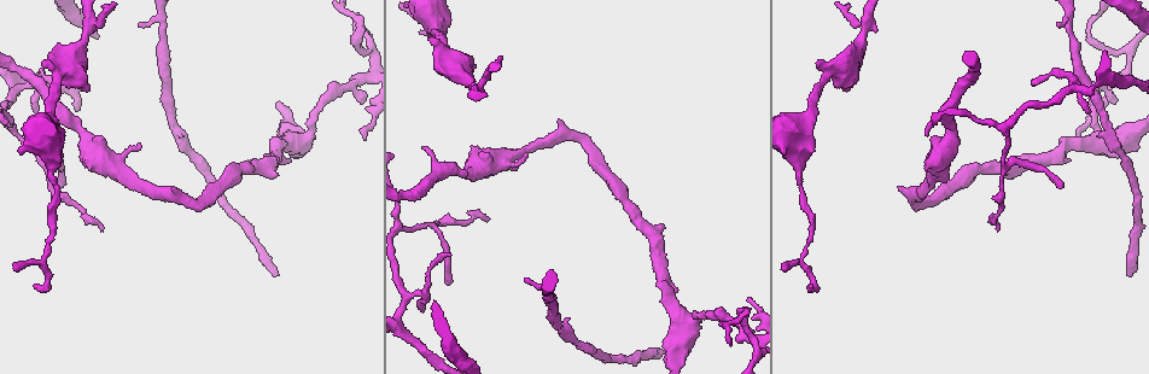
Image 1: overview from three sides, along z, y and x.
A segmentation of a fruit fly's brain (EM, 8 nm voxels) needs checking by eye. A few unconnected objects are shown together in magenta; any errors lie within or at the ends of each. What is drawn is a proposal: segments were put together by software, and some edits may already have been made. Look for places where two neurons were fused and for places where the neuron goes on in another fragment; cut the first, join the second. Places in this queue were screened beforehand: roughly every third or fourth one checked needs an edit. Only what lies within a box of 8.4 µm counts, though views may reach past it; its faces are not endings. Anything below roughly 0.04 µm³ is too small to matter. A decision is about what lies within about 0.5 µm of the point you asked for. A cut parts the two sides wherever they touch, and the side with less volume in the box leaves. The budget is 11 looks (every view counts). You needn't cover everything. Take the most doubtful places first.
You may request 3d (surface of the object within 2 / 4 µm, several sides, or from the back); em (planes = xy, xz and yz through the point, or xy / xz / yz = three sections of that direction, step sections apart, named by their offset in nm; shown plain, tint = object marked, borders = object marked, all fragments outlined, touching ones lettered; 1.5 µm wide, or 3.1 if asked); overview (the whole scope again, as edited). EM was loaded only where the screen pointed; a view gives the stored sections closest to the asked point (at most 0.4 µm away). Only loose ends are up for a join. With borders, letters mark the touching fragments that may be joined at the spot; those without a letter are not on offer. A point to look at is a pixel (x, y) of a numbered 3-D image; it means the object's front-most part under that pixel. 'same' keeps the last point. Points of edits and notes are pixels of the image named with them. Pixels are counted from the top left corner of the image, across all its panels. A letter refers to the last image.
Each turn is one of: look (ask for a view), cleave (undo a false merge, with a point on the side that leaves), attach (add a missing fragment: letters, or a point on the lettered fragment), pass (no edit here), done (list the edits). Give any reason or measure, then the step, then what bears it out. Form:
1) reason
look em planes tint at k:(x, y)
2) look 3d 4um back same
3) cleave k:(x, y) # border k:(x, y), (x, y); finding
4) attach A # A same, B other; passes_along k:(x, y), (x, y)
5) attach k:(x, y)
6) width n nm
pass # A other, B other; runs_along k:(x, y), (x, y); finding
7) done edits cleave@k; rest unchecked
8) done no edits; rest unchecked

end of a long branch
look 3d 4um at 1:(274, 276)

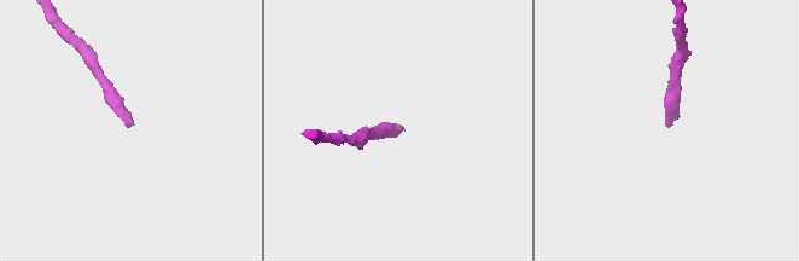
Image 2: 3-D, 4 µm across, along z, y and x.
now the EM
look em planes plain at 2:(127, 124)

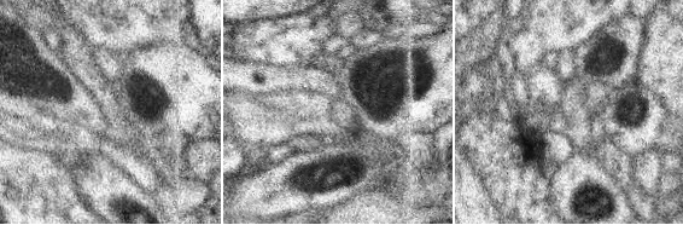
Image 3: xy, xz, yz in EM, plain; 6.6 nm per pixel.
see the neighbours
look em planes borders same

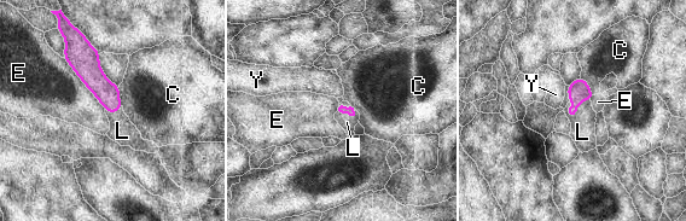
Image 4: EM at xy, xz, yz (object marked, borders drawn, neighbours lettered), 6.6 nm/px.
attach L # C other, E other, L same, Y other; passes_along 4:(579, 91), (579, 105), (582, 132); it goes on there

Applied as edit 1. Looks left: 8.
thin end
look em xz step 4 tint at 1:(1032, 81)

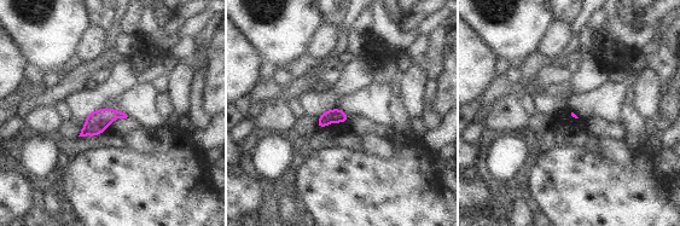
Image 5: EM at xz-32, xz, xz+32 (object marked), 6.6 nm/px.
look em yz step 4 borders same

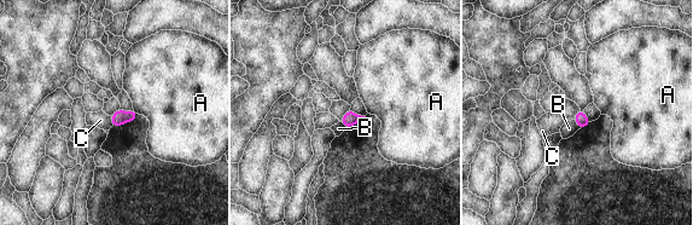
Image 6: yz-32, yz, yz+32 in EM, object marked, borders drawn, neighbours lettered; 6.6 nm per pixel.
width 90 nm
pass # A other, B other, C other; border 6:(574, 120), (580, 128); no lettered fragment goes on from it

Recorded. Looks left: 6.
three-way junction
look 3d 4um at 1:(1101, 87)

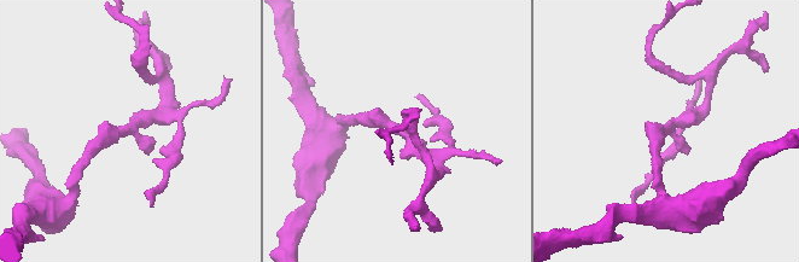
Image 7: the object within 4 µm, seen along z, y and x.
look em planes plain at 7:(403, 134)

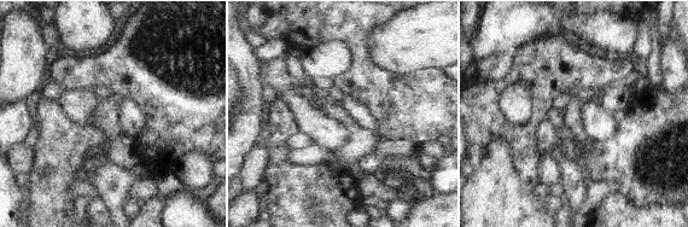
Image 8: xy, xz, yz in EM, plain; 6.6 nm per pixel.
see the neighbours
look em planes borders same

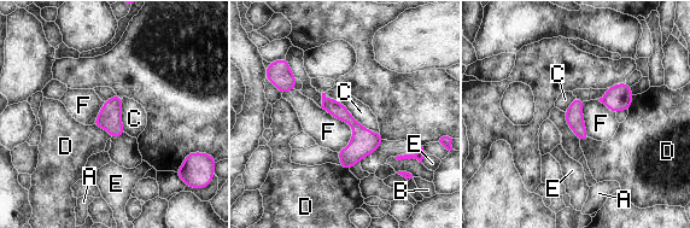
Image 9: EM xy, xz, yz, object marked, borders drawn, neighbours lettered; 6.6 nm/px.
width 110 nm; longest_contact C 340 nm
pass # A other, B other, C other, D other, E other, F other; continuous, no second neuron

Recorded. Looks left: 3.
branch stops here
look em planes borders at 1:(419, 31)

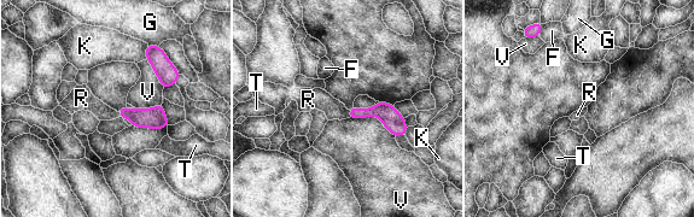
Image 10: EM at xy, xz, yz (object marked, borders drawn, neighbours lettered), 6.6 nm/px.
longest_contact V 340 nm
attach R # F other, G other, K other, R same, T other, V other; it goes on there

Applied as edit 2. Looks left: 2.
calibre changes
look em xy step 8 tint at 1:(471, 82)

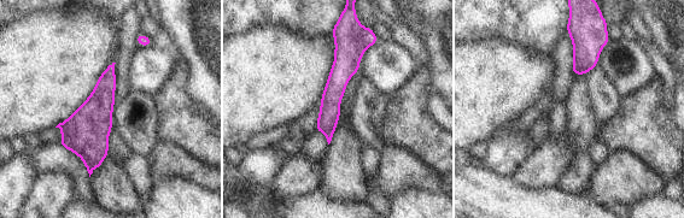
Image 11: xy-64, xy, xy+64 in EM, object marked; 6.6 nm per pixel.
look em planes borders same

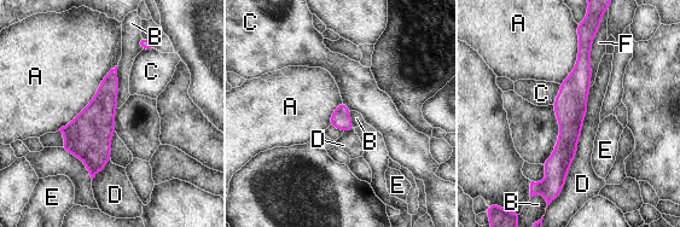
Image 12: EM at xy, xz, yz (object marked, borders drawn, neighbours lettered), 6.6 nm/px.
pass # A other, B other, C other, D other, E other, F other; all the same neuron

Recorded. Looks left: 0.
done edits attach@4, attach@10; rest unchecked

